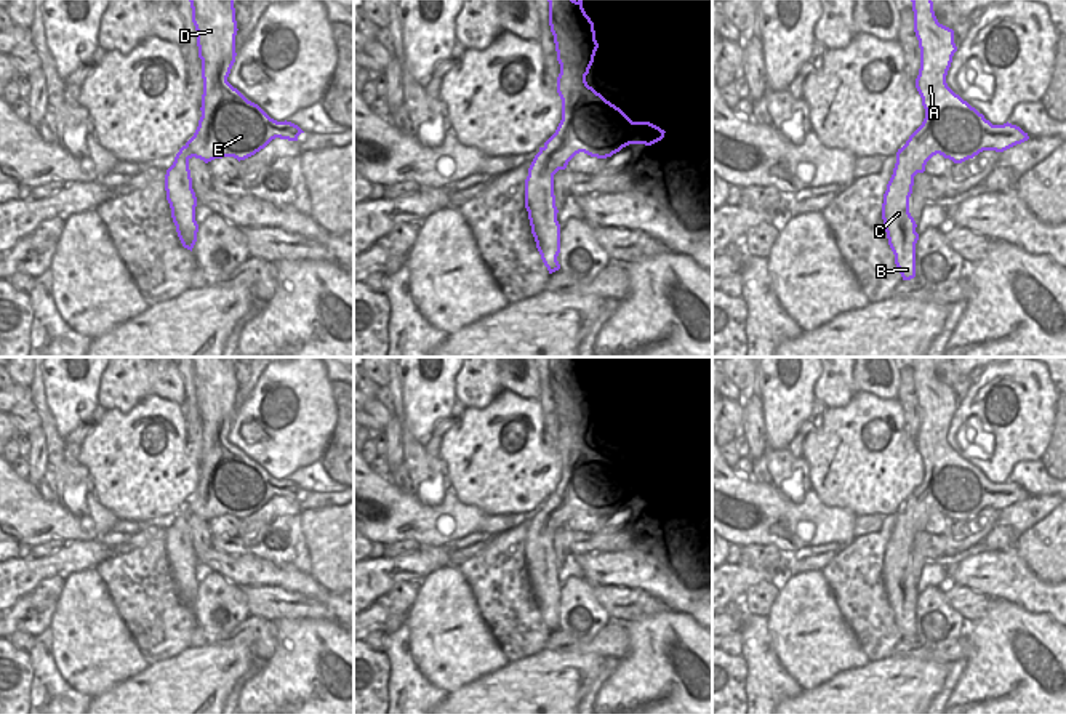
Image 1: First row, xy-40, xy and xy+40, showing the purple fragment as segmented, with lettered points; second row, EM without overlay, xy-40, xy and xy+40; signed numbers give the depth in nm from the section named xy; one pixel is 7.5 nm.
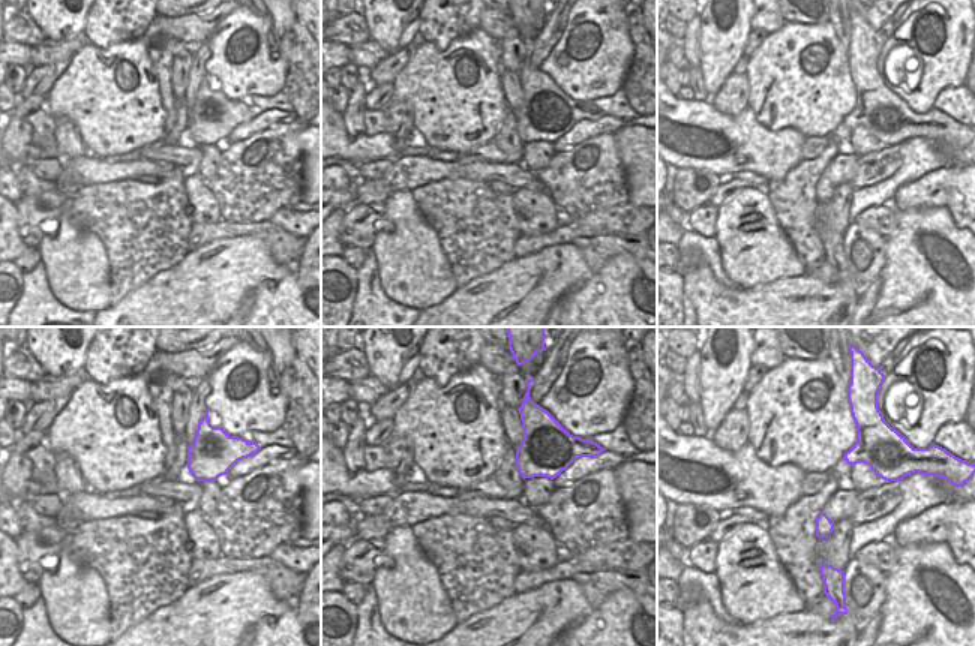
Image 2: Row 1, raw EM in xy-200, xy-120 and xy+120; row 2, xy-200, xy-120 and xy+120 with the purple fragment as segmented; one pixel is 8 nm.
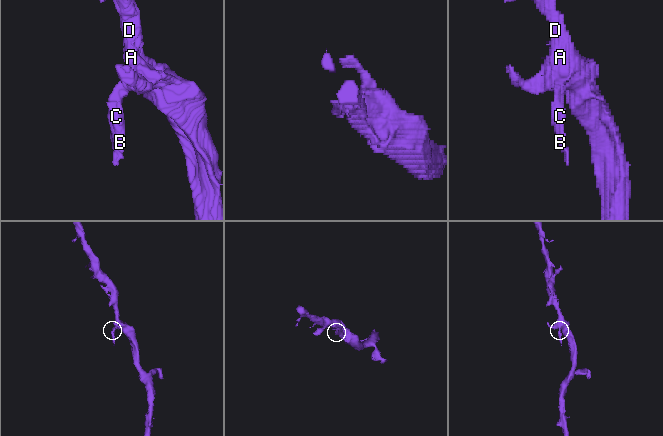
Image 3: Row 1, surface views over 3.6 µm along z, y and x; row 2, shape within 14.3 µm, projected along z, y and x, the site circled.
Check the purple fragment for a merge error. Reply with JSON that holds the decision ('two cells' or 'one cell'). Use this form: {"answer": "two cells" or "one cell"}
{"answer": "one cell"}

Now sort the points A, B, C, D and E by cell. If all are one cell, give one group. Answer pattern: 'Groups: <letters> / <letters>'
Groups: A B C D E.

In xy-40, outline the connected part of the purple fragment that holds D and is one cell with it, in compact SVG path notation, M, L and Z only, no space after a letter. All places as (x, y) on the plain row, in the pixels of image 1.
M189 357L189 360L202 418L202 475L194 495L179 507L166 528L165 549L178 596L182 605L192 610L198 583L189 519L195 515L208 522L234 515L240 520L275 496L298 499L304 490L291 480L271 477L227 440L237 415L234 357Z

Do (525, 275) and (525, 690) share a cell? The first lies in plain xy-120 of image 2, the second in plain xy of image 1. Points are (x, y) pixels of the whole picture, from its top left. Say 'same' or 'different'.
same

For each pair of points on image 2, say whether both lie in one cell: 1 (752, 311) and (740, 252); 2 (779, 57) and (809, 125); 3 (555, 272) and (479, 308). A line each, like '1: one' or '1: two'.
1: two
2: one
3: one

